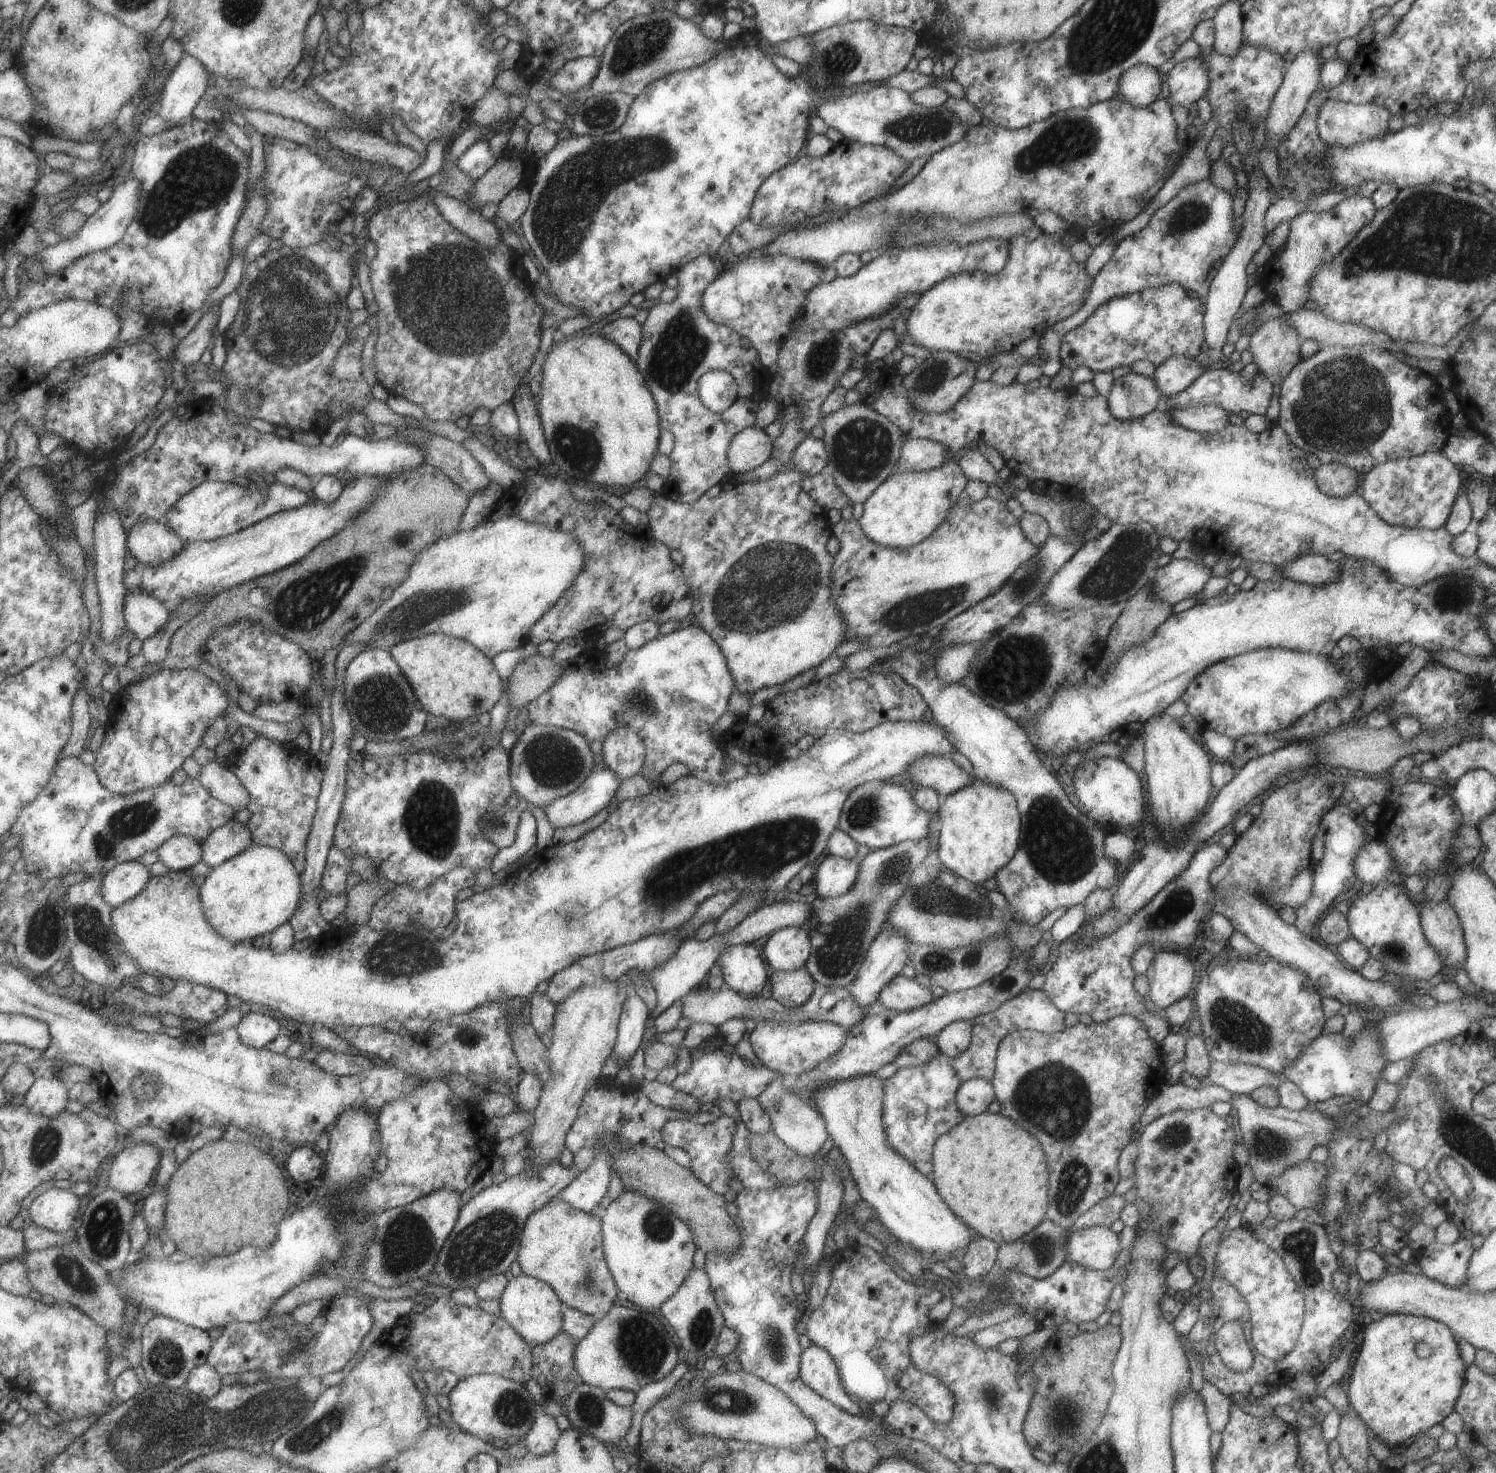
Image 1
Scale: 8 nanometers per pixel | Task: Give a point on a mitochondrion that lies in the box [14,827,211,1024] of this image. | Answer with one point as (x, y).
(87, 920)

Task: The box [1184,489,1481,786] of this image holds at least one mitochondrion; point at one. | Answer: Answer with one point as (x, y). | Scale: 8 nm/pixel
(1452, 594)

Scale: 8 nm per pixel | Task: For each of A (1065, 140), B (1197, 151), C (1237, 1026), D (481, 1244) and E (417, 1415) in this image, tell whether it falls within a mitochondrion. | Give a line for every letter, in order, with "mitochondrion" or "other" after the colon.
A: mitochondrion
B: other
C: mitochondrion
D: mitochondrion
E: other

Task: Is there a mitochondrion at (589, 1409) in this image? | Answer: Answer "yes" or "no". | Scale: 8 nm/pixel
yes

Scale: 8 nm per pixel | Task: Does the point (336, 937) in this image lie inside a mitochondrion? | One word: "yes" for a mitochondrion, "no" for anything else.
no

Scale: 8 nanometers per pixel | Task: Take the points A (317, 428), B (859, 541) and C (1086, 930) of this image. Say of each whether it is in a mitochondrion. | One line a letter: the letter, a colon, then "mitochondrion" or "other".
A: other
B: other
C: other

